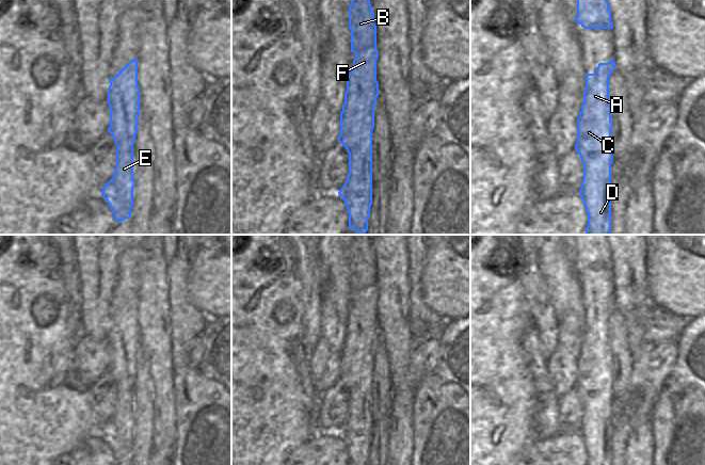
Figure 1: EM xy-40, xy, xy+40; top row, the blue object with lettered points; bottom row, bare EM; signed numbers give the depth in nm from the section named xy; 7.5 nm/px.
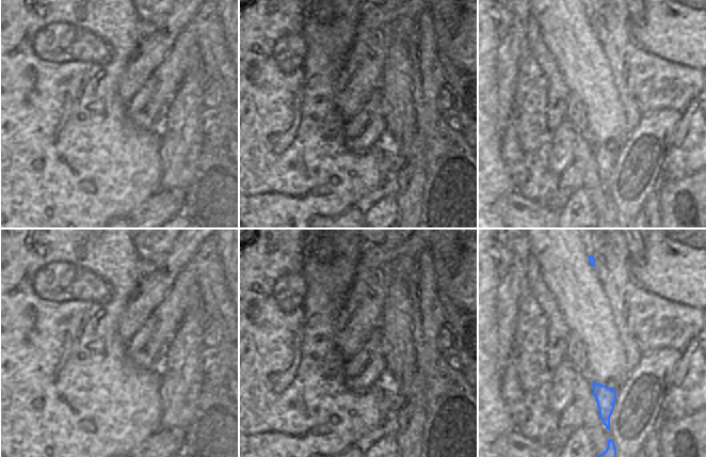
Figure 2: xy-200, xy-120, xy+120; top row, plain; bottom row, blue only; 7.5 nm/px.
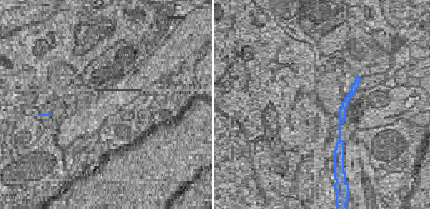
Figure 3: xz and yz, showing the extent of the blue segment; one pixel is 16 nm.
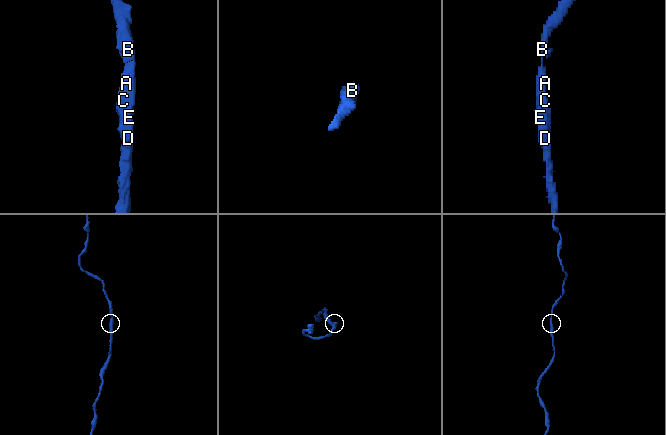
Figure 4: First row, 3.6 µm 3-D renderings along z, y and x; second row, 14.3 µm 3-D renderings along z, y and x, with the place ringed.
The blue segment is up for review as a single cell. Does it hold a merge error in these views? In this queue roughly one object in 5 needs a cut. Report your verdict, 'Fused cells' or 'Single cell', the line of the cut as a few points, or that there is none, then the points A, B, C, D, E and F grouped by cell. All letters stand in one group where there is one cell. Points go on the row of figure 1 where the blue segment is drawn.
Single cell. No split. Groups: A B C D E F.

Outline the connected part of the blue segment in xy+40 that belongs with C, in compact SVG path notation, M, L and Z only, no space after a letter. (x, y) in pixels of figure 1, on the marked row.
M612 59L608 63L599 63L595 74L586 74L583 102L577 118L577 143L575 149L583 164L583 179L579 194L586 207L588 226L586 235L609 235L611 230L611 105L609 102L609 77L615 69Z

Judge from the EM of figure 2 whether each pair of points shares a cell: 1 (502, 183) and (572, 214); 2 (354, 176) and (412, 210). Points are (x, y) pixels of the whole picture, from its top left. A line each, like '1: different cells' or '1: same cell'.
1: different cells
2: different cells

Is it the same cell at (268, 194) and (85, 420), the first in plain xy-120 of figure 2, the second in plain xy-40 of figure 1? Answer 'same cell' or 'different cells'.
same cell

